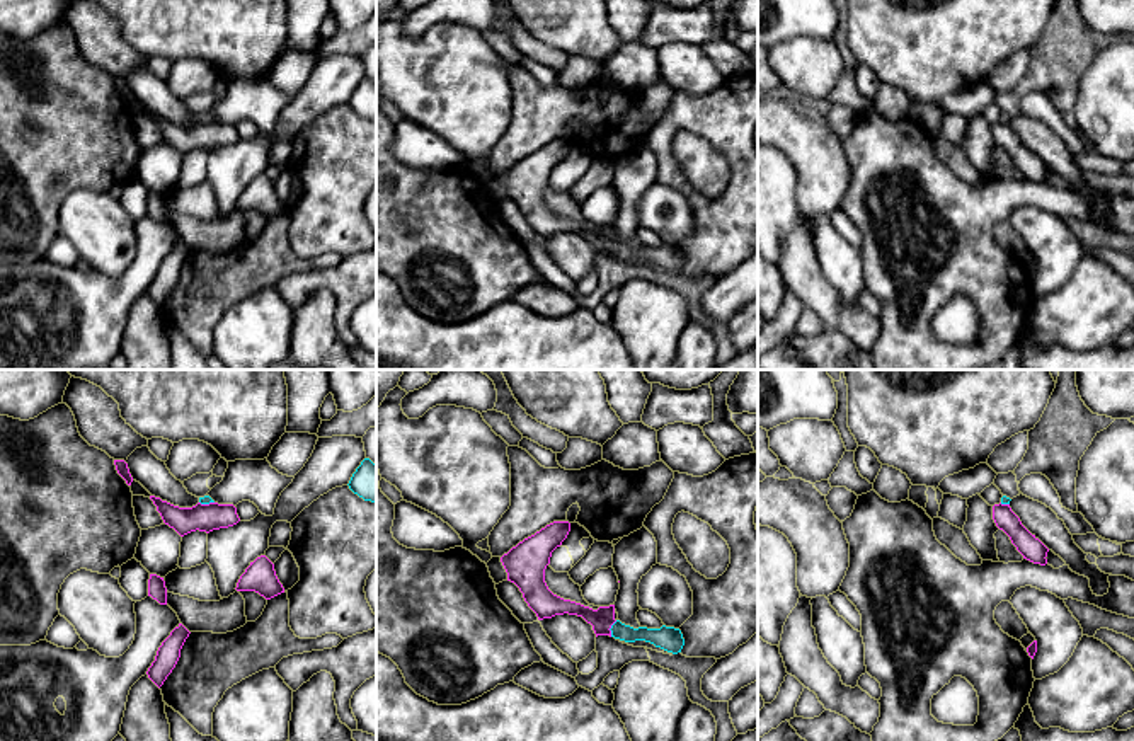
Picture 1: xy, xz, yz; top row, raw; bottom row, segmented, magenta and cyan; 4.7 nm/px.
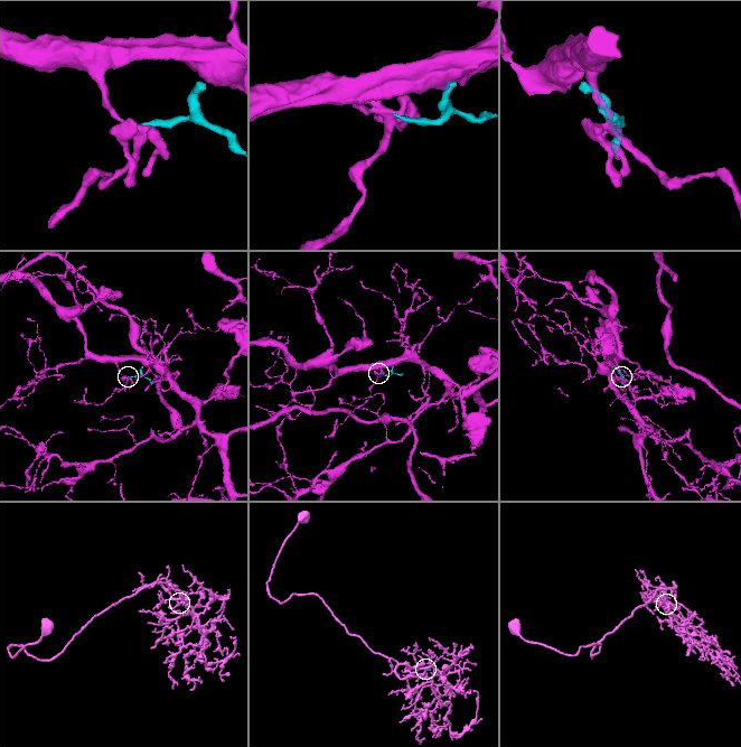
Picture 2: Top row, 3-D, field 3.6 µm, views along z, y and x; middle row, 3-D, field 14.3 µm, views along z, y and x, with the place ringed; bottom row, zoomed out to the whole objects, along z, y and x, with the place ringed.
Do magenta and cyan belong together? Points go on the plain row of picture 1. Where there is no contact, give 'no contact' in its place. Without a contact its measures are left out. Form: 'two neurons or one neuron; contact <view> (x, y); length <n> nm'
two neurons; contact xz (610, 246); length 90 nm

